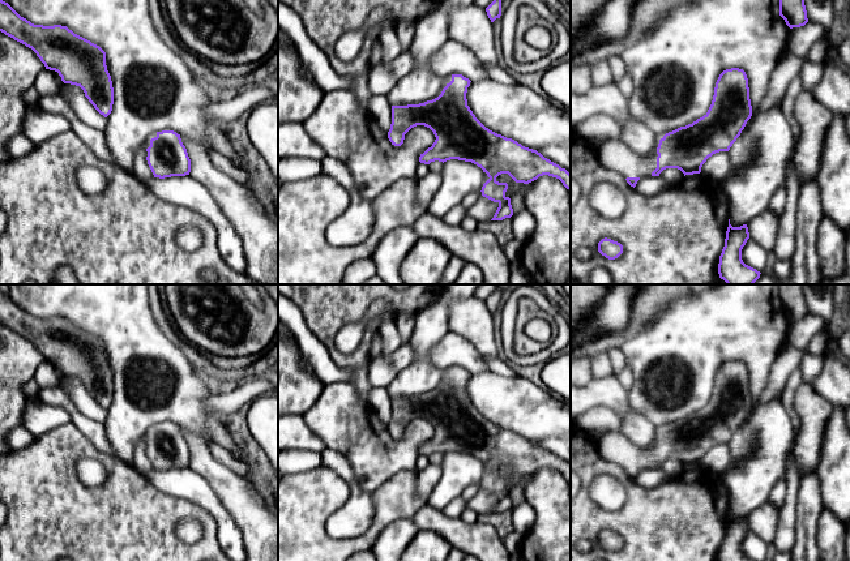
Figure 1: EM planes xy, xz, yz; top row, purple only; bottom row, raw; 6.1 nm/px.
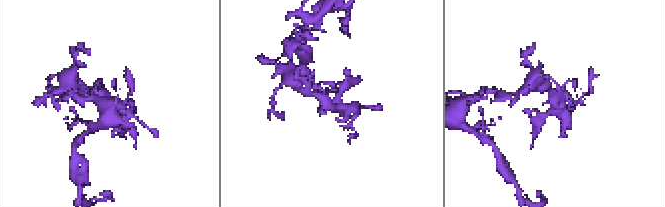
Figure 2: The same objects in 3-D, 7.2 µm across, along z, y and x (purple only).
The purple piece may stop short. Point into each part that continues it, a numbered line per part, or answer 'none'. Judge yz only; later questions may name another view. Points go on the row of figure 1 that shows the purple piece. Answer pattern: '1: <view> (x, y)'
1: yz (614, 154)

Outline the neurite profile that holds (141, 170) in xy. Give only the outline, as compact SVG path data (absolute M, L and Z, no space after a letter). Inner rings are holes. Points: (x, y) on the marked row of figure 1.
M145 142L140 146L140 150L137 151L136 157L134 157L134 162L133 162L133 168L132 172L141 180L141 181L146 181L151 177L154 177L148 160L148 151L146 151L146 145Z

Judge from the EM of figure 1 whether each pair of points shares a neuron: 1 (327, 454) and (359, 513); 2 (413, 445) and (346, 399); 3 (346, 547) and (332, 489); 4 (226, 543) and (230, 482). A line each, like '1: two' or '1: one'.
1: one
2: one
3: one
4: two

